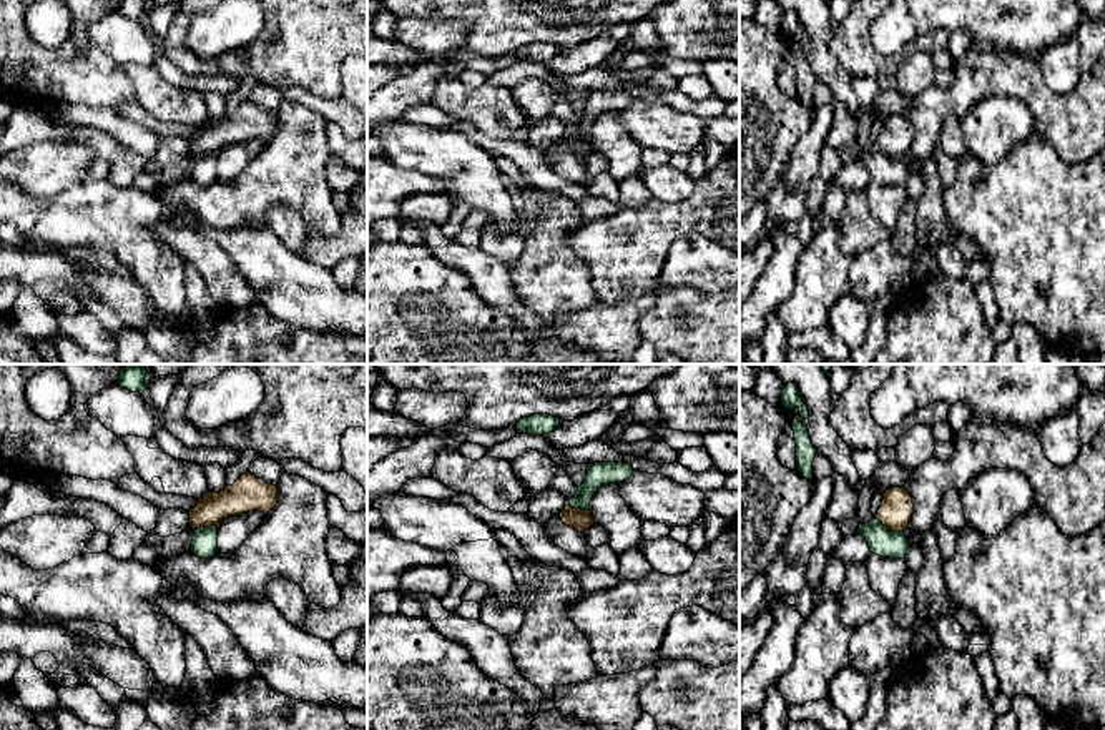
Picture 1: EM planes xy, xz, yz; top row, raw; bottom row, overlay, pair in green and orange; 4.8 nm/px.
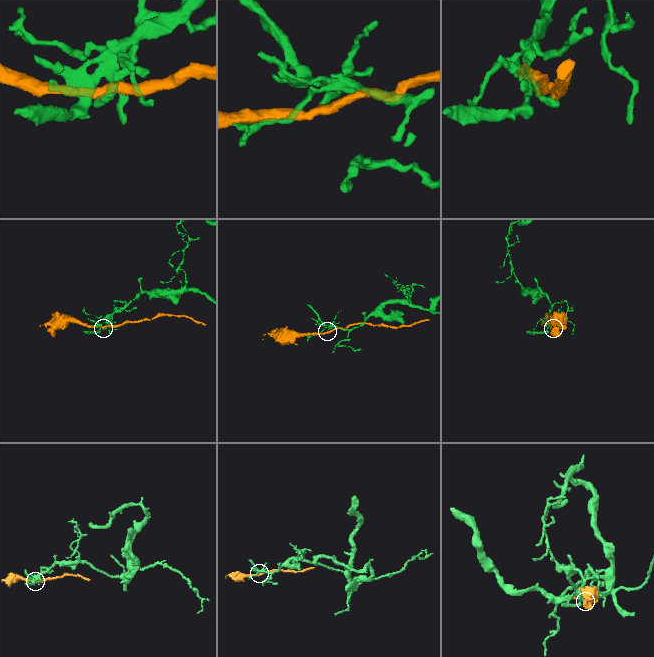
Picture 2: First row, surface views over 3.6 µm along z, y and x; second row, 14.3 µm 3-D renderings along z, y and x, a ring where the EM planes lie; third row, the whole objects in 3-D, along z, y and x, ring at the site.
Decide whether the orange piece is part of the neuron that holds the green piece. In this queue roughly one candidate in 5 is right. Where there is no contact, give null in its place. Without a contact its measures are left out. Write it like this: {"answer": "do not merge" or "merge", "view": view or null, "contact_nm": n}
{"answer": "do not merge", "view": "yz", "contact_nm": 150}

